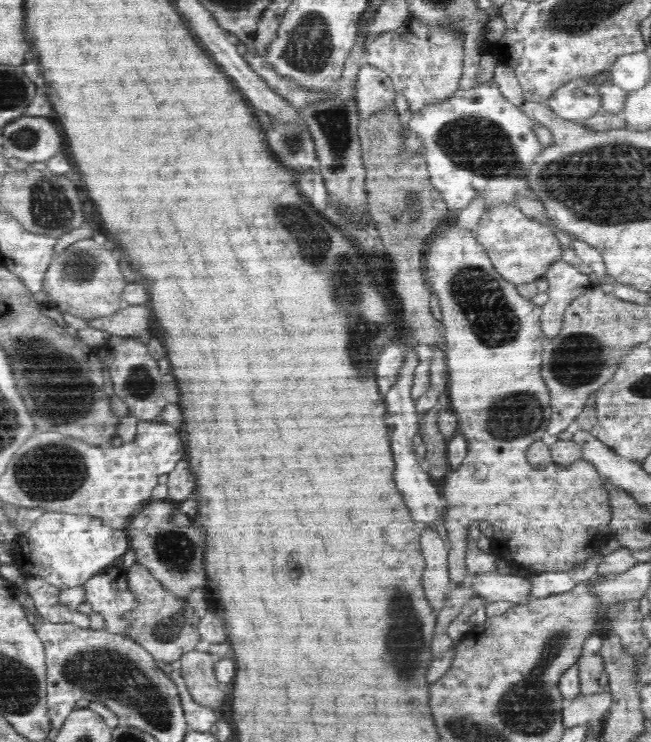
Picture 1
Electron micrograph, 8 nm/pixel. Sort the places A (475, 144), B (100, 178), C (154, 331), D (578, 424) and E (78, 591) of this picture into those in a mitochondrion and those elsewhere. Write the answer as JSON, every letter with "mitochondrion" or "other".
{"A":"mitochondrion","B":"other","C":"other","D":"other","E":"other"}

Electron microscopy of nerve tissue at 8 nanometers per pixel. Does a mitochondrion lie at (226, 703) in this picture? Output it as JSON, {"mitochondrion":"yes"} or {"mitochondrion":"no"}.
{"mitochondrion":"no"}

